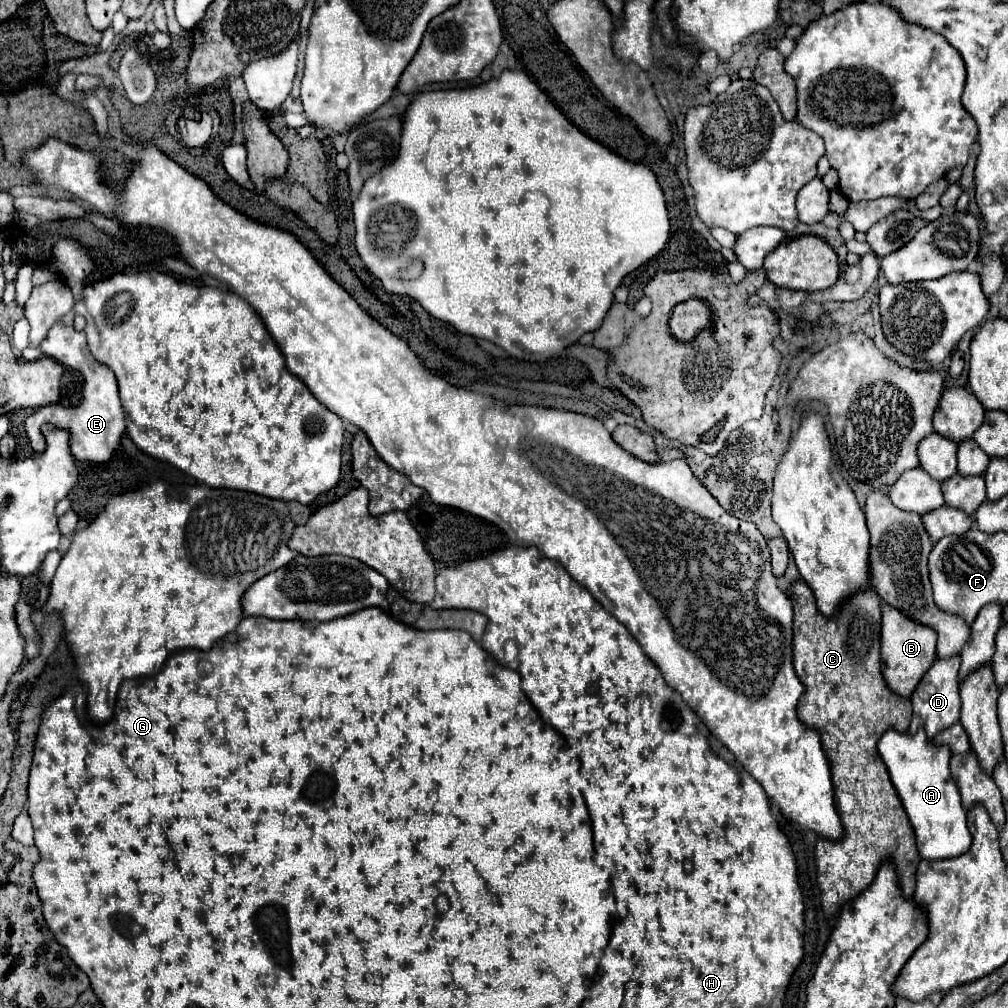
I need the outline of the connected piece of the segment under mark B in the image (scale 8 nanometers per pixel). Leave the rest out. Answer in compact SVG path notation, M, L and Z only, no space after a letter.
M883 605L883 621L881 621L881 661L883 661L883 677L897 695L909 697L921 677L931 667L931 661L937 657L935 653L937 633L931 627L919 625L905 617L901 611L891 605Z

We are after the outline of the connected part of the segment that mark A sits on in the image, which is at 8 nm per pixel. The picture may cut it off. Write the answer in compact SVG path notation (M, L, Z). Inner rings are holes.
M889 729L879 739L877 751L887 765L889 777L911 819L921 859L951 859L967 853L971 845L971 833L959 789L949 771L949 747L935 745L921 729L915 735Z

